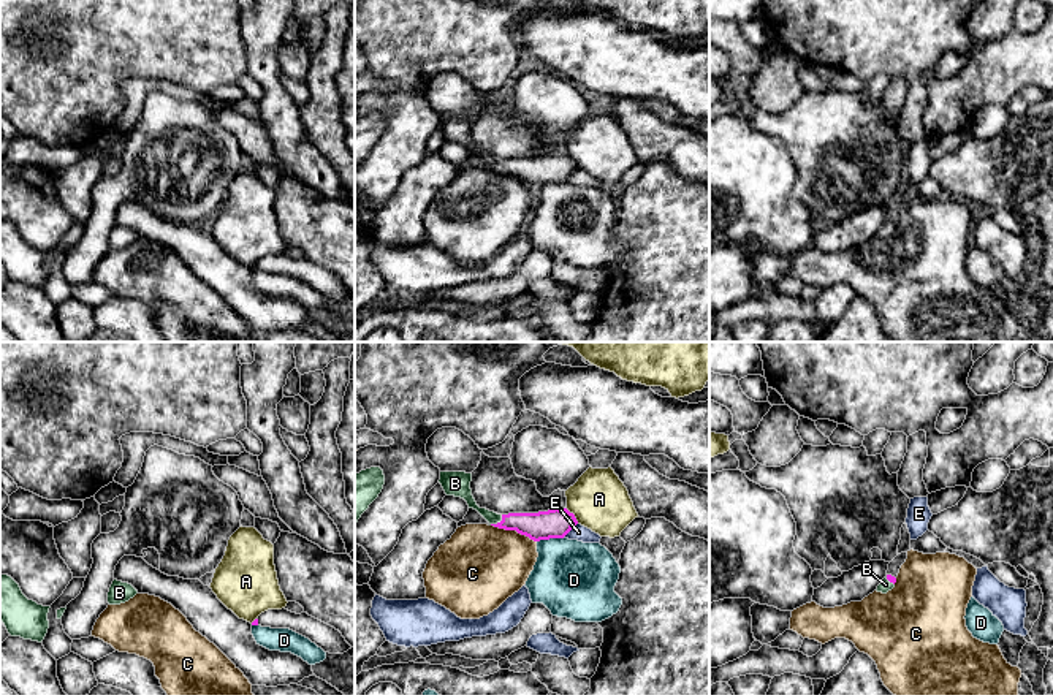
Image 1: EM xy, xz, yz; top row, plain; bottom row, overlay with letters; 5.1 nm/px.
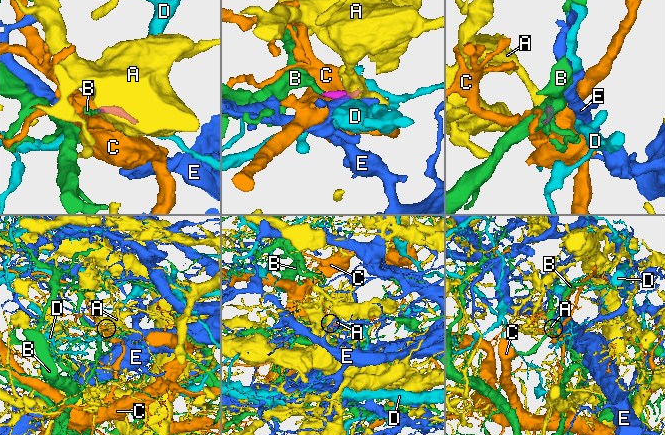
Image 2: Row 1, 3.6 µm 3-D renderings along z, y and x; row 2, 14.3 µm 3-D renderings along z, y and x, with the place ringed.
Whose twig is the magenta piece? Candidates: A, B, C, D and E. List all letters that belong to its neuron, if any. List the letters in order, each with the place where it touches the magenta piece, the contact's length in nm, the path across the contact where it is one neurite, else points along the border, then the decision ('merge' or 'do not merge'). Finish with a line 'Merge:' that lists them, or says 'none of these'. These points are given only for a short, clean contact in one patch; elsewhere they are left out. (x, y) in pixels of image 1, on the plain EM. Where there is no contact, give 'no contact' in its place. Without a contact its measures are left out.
A: contact xz (574, 160); length 100 nm; border xz (566, 154), (578, 168); do not merge
B: contact xz (497, 168); length 80 nm; way xz (539, 171), (497, 168), (482, 157), (461, 135); merge
C: contact xz (513, 174); length 240 nm; border xz (491, 170), (501, 174), (515, 174), (536, 187); do not merge
D: contact xz (550, 182); length 140 nm; do not merge
E: contact xz (569, 176); length 110 nm; border xz (577, 168), (562, 182); do not merge
Merge: B

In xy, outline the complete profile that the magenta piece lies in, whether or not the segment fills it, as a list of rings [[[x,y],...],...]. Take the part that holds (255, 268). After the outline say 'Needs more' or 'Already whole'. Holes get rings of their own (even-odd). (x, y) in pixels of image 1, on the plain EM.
[[[285,253],[268,255],[261,258],[252,268],[252,271],[290,274],[309,283],[312,288],[315,288],[318,293],[329,299],[344,299],[352,294],[352,291],[345,287],[339,275],[309,261],[307,258],[296,260]]]. Needs more

